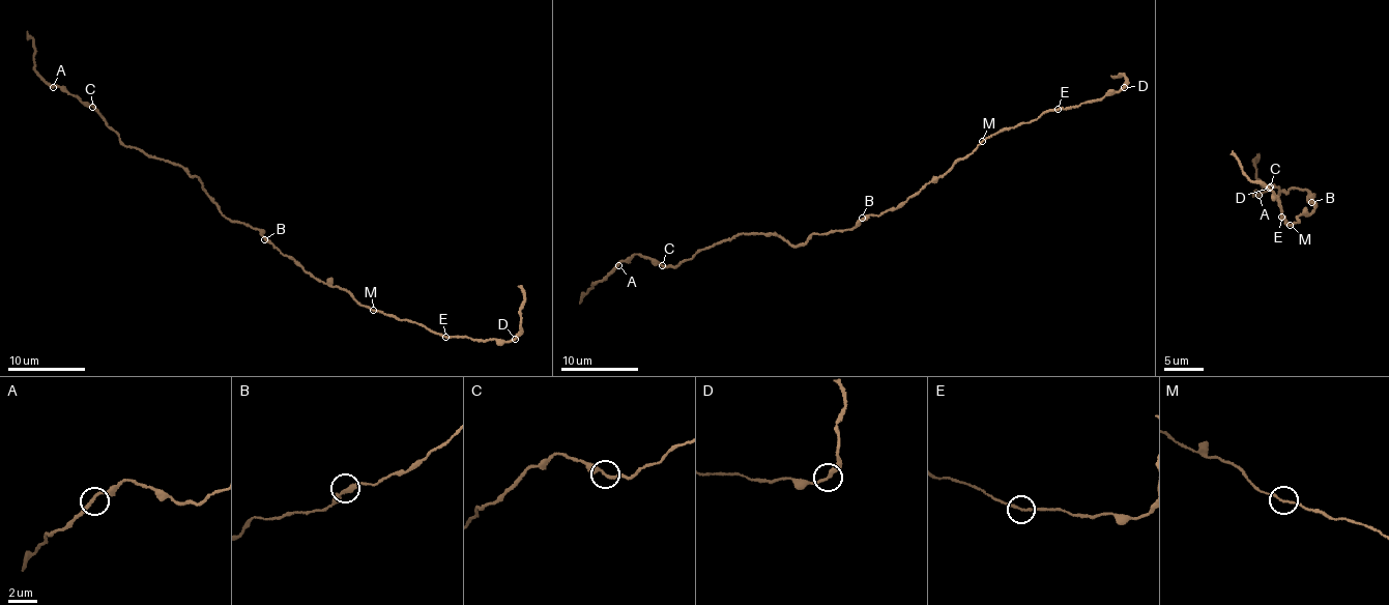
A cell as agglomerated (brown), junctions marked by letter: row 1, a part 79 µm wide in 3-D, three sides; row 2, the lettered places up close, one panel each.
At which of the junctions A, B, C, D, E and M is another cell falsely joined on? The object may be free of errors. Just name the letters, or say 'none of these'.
D

